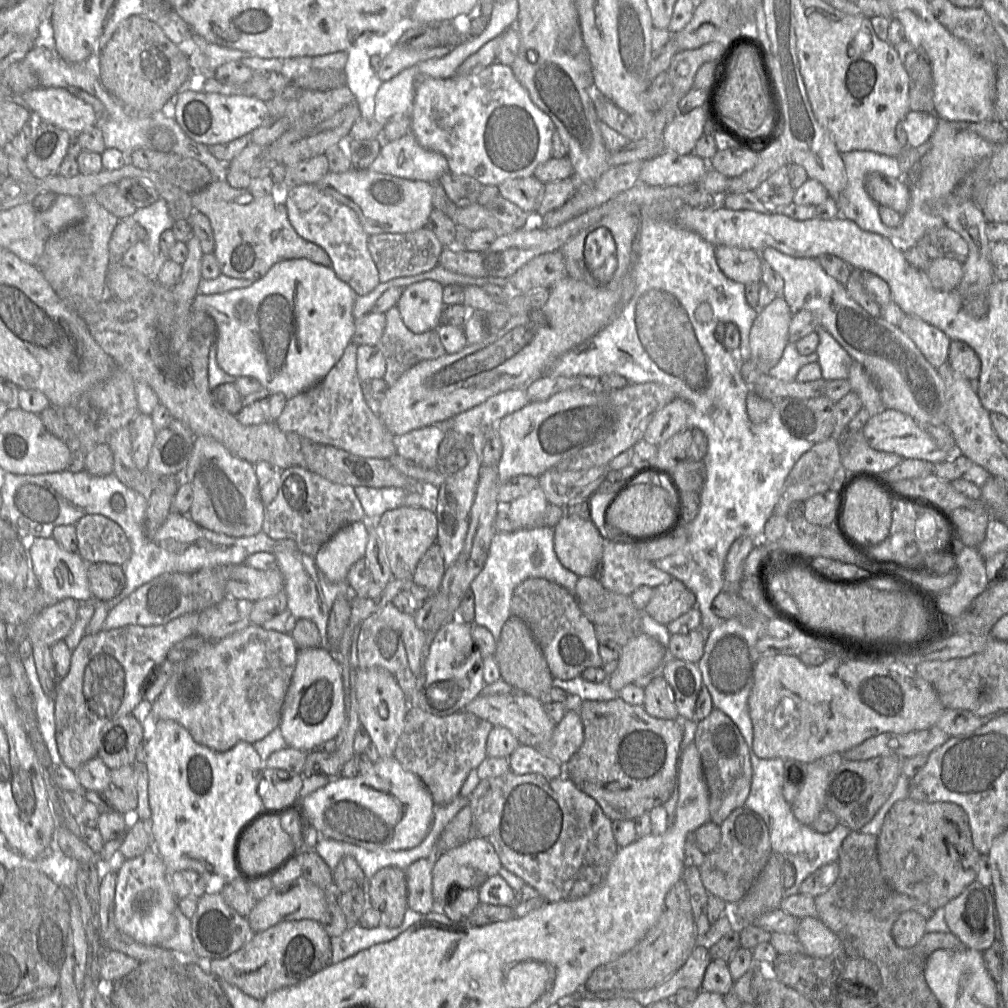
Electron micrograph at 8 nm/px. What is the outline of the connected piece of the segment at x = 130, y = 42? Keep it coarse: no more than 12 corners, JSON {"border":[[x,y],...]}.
{"border":[[132,15],[102,50],[104,89],[134,115],[188,86],[186,54]]}

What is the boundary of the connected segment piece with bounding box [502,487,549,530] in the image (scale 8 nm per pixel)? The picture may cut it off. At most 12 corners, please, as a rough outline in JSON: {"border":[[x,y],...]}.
{"border":[[540,487],[507,507],[516,529],[541,526],[549,503]]}

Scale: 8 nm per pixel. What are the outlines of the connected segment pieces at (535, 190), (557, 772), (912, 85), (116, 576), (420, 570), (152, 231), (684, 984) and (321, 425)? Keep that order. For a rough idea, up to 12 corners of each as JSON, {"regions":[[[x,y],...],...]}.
{"regions":[[[531,176],[506,180],[499,195],[533,214],[545,183]],[[520,744],[508,757],[518,775],[564,777],[564,765]],[[929,62],[907,73],[910,111],[934,113]],[[88,564],[94,599],[108,601],[126,585],[123,567]],[[433,544],[411,577],[413,584],[437,592],[446,567]],[[161,197],[131,217],[147,231],[144,243],[156,257],[155,278],[168,259],[159,248],[160,235],[175,221]],[[698,943],[686,963],[648,990],[623,997],[649,1007],[673,999],[682,988],[700,991],[711,961]],[[351,341],[274,422],[362,457],[396,454],[364,400]]]}

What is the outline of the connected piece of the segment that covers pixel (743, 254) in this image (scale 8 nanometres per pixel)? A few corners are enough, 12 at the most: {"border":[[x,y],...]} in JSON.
{"border":[[715,246],[717,264],[729,279],[761,282],[759,252]]}

